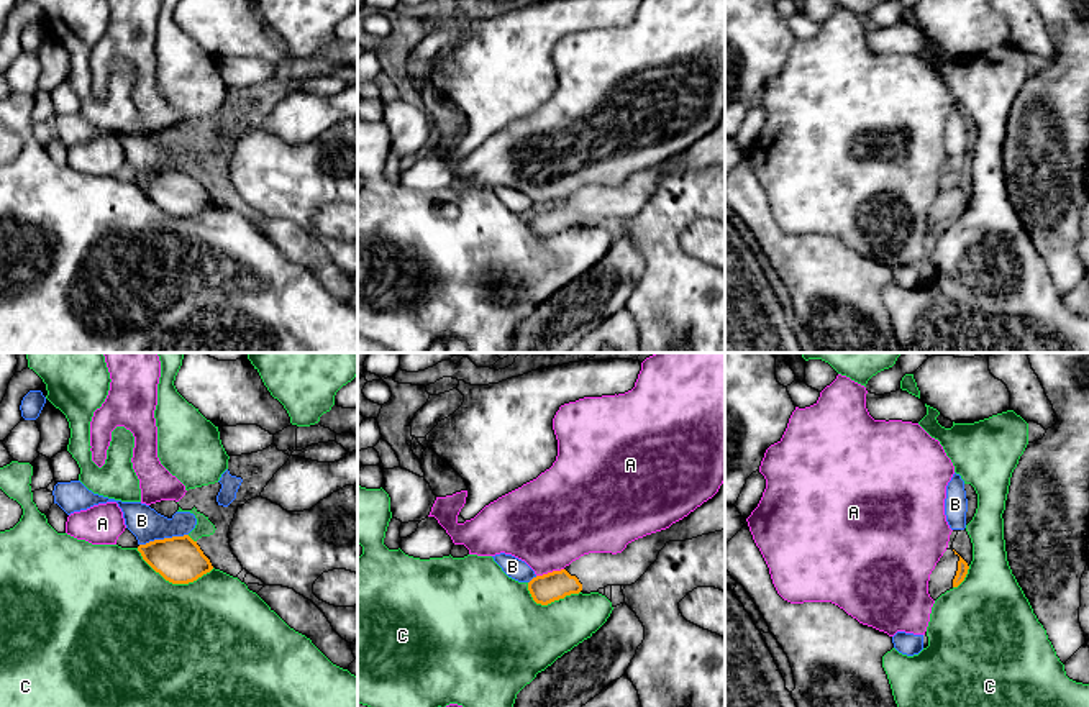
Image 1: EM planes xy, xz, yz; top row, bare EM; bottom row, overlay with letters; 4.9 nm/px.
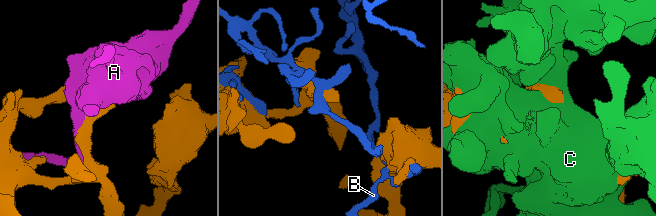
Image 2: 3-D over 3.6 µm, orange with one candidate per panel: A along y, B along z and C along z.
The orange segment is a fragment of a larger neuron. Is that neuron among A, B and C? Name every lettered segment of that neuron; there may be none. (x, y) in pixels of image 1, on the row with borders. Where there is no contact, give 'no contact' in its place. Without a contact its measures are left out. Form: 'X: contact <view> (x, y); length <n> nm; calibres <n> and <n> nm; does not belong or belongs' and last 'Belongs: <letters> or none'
A: contact xz (550, 573); length 140 nm; calibres 140 and 440 nm; does not belong
B: contact xy (164, 538); length 240 nm; calibres 240 and 160 nm; does not belong
C: contact xy (174, 583); length 400 nm; calibres 240 and 500 nm; does not belong
Belongs: none

